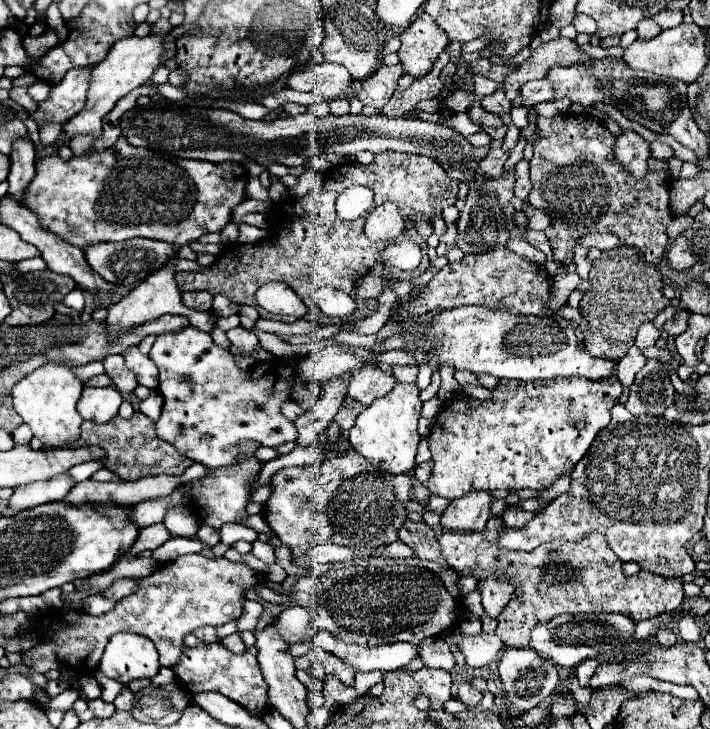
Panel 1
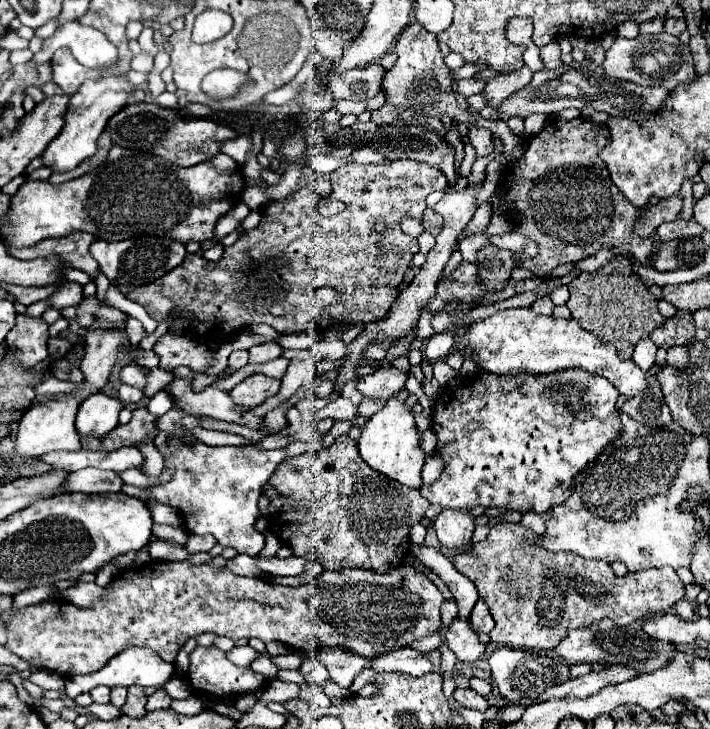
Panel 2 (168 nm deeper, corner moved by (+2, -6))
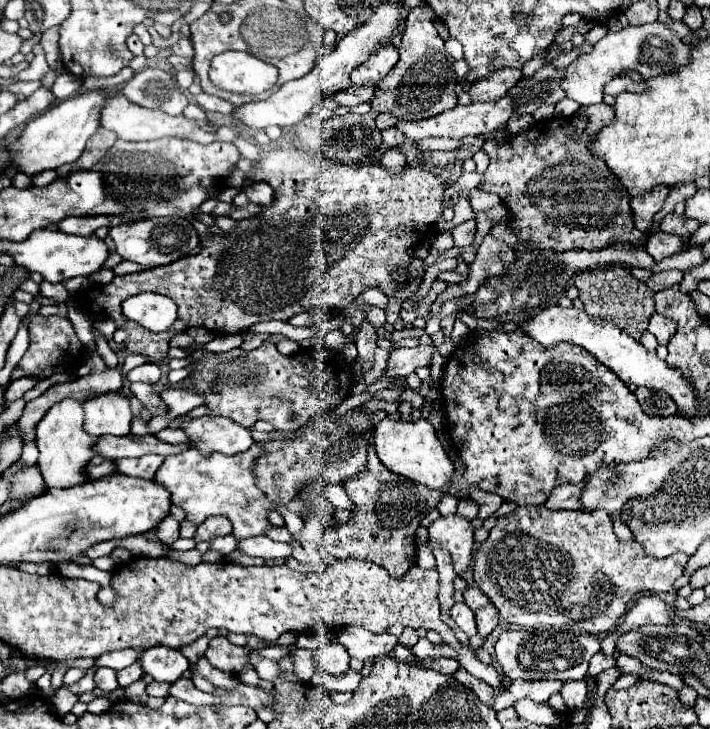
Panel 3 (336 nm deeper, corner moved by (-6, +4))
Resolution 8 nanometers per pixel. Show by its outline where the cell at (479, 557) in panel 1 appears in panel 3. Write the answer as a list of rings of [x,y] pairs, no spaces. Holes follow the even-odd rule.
[[[522,506],[508,516],[500,516],[490,536],[474,556],[474,582],[496,606],[502,620],[520,630],[582,630],[602,634],[628,612],[636,594],[674,592],[674,582],[682,576],[688,556],[678,552],[670,558],[650,558],[640,544],[620,544],[612,532],[612,520],[604,510],[548,510],[546,506]]]

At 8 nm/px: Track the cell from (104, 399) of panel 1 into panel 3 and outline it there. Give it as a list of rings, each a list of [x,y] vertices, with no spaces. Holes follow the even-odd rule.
[[[106,392],[96,398],[86,400],[84,404],[84,428],[92,436],[126,436],[130,434],[132,412],[128,398],[120,392]]]

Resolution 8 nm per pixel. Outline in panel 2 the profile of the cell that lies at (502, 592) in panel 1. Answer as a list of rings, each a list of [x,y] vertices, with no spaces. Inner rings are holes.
[[[482,600],[476,602],[472,614],[470,614],[470,624],[476,634],[490,634],[494,628],[494,618],[490,616],[486,604]]]

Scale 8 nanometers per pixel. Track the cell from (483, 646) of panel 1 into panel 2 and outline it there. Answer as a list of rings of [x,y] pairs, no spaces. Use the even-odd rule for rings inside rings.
[[[454,618],[452,624],[448,626],[446,642],[448,642],[450,650],[456,654],[456,658],[464,664],[476,662],[486,650],[486,646],[478,640],[478,636],[470,628],[470,624],[466,620],[460,620],[460,618]]]

